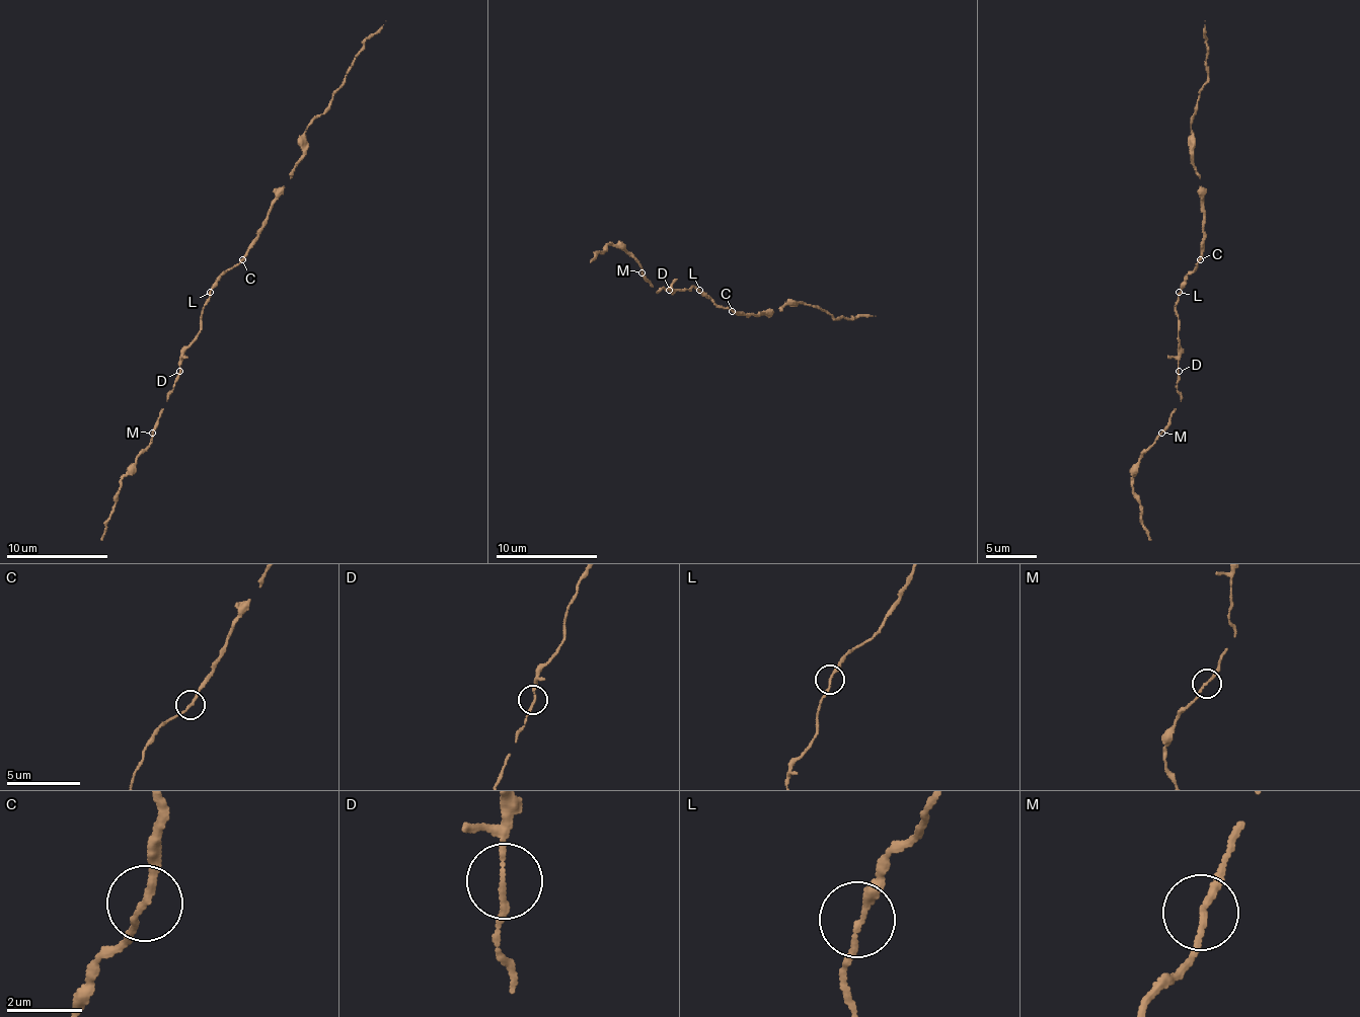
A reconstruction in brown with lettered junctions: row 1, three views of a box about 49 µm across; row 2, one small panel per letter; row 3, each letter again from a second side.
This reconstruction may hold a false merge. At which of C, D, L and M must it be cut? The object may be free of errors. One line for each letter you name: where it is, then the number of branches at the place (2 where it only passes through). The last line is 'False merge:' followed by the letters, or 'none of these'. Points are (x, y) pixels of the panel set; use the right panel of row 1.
False merge: none of these

